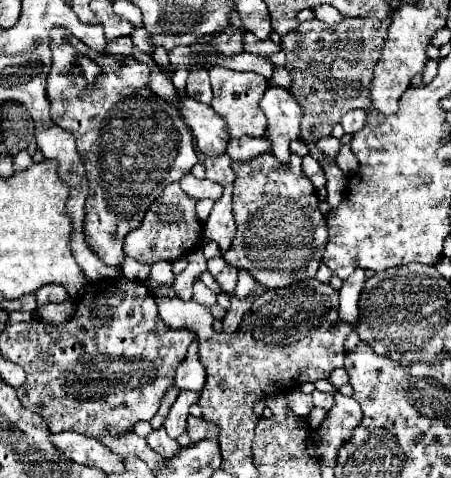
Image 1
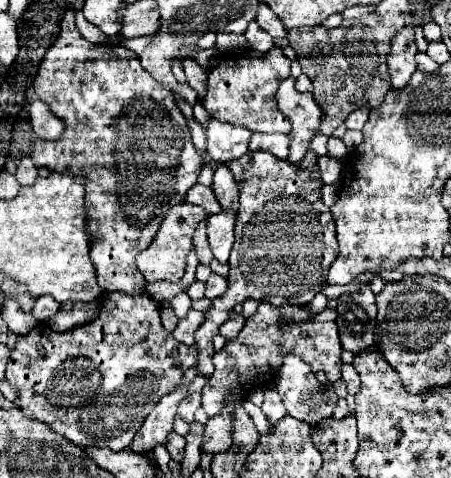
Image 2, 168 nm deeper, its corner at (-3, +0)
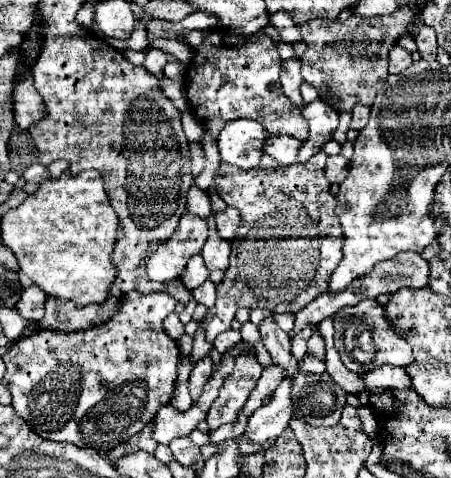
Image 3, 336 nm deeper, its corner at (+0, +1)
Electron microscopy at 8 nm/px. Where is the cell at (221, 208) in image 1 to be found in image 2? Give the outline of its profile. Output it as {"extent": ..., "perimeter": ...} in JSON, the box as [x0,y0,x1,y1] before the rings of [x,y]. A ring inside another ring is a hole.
{"extent":[207,209,237,263],"perimeter":[[[223,209],[217,215],[211,215],[207,221],[207,235],[209,245],[221,263],[227,263],[231,247],[233,247],[233,227],[237,221],[237,213],[233,209]]]}

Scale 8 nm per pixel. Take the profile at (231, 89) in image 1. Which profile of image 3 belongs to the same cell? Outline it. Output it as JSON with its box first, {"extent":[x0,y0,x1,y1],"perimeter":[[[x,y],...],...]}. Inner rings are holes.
{"extent":[184,28,308,142],"perimeter":[[[212,28],[202,32],[194,30],[184,40],[192,48],[192,60],[190,60],[190,70],[186,78],[186,96],[190,102],[190,110],[202,120],[206,132],[210,132],[214,140],[220,128],[224,128],[224,124],[234,118],[256,120],[264,128],[268,128],[270,134],[288,134],[302,142],[308,138],[308,124],[304,124],[304,118],[300,116],[300,108],[294,106],[282,92],[282,86],[280,86],[282,58],[278,54],[276,42],[270,36],[256,34],[244,40],[244,36],[232,36],[230,32],[224,32],[224,28]]]}

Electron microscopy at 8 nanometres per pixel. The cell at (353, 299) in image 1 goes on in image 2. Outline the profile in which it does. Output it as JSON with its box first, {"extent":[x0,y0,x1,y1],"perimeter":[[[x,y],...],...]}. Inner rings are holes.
{"extent":[337,285,377,353],"perimeter":[[[361,285],[357,293],[339,297],[337,325],[341,331],[341,345],[347,351],[359,353],[375,345],[375,329],[365,329],[377,315],[375,295],[369,285]]]}

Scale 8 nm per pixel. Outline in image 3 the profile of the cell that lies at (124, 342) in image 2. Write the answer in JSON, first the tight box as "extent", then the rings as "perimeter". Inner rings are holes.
{"extent":[4,292,180,452],"perimeter":[[[128,292],[112,320],[80,332],[54,332],[36,330],[34,334],[22,338],[4,354],[6,374],[4,386],[12,394],[12,406],[16,414],[30,424],[30,428],[54,442],[70,442],[76,446],[96,448],[98,452],[108,452],[122,444],[130,436],[138,434],[156,414],[156,410],[170,402],[174,392],[174,382],[178,374],[180,352],[176,340],[172,340],[164,328],[164,318],[174,312],[176,300],[170,294],[140,294]]]}

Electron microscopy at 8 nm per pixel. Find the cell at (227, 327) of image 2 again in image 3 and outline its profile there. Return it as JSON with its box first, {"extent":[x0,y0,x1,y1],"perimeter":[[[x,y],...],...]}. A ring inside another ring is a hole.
{"extent":[214,330,240,356],"perimeter":[[[228,330],[228,332],[222,332],[220,336],[216,336],[214,340],[214,348],[220,352],[220,356],[224,356],[228,352],[228,348],[232,348],[234,344],[240,342],[240,332],[236,330]]]}

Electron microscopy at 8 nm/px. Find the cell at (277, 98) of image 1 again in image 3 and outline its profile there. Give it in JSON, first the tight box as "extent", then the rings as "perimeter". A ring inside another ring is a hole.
{"extent":[298,98,338,162],"perimeter":[[[318,98],[302,108],[302,116],[310,126],[310,136],[298,152],[298,162],[308,162],[326,142],[332,140],[332,134],[338,128],[338,112]]]}

